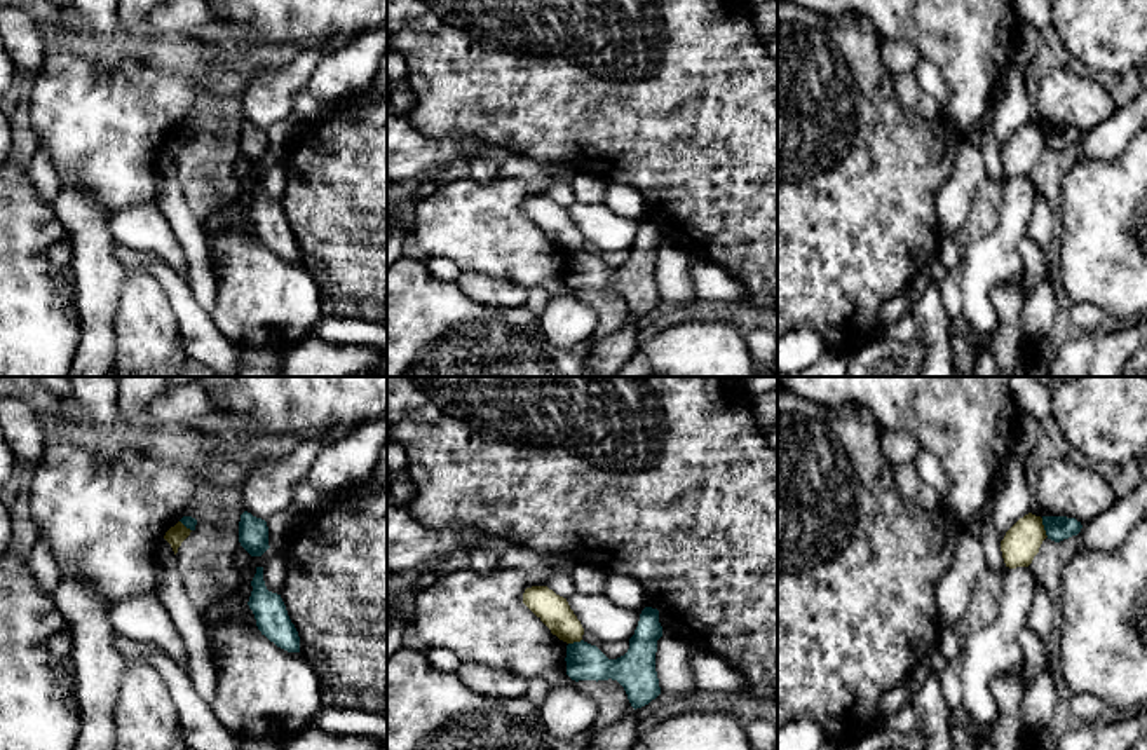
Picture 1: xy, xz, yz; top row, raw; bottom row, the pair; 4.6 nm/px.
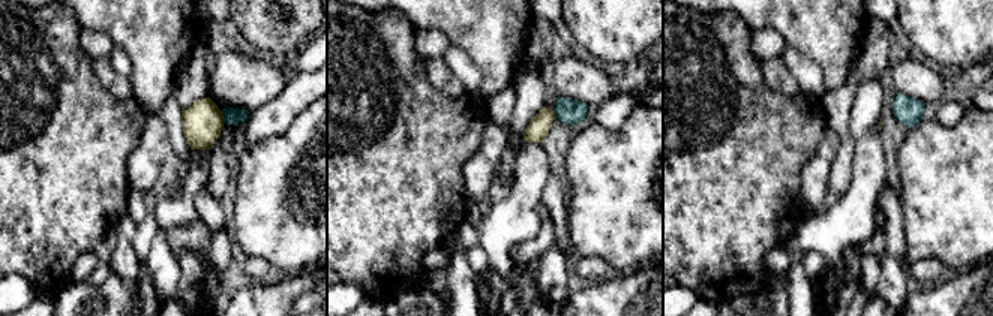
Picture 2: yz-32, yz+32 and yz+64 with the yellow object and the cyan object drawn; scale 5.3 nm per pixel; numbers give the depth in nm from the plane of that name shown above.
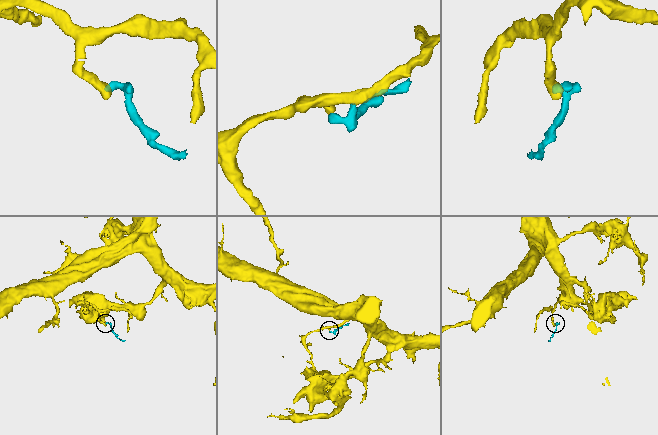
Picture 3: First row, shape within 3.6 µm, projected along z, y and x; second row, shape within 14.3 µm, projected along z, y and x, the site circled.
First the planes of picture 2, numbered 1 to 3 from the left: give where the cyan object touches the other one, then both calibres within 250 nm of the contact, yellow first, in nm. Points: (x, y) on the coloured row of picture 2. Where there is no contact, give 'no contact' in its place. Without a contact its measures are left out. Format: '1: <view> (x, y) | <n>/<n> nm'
1: yz-32 (222, 117) | 220/90 nm
2: yz+32 (554, 113) | 120/140 nm
3: no contact

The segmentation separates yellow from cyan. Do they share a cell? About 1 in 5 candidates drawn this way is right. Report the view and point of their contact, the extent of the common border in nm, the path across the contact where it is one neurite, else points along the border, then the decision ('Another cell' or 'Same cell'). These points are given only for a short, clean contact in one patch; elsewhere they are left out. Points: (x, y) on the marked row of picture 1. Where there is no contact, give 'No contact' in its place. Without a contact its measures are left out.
Touches yellow at yz (1043, 527). Shared border 90 nm. Boundary: yz (1041, 518), (1048, 536). Another cell

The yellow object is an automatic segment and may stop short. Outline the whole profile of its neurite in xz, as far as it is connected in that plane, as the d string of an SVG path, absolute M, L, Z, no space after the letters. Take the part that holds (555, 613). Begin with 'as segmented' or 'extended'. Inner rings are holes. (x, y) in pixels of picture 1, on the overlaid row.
as segmented | M532 586L523 593L523 603L567 644L580 642L584 628L567 598L556 595L547 586Z

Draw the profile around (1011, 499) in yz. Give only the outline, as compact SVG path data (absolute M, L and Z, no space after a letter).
M1004 464L994 480L988 499L992 522L1001 541L1020 518L1030 513L1032 497L1023 466Z

